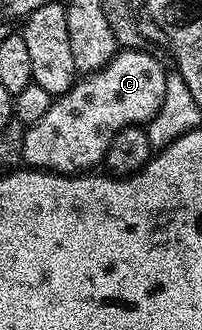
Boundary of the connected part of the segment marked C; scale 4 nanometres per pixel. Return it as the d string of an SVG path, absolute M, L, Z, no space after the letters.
M125 48L119 49L118 53L114 55L114 59L106 66L101 66L99 70L95 70L92 74L79 77L75 81L74 87L68 92L57 95L51 101L48 112L44 112L44 116L40 116L40 120L36 120L36 124L25 127L22 135L22 160L27 167L36 170L49 170L51 174L80 174L83 172L93 171L95 168L101 167L106 160L106 153L112 144L112 136L116 136L116 132L120 132L120 128L125 126L142 126L152 121L158 112L160 106L164 101L166 75L168 73L167 67L162 67L161 57L149 54L146 50L128 50Z

